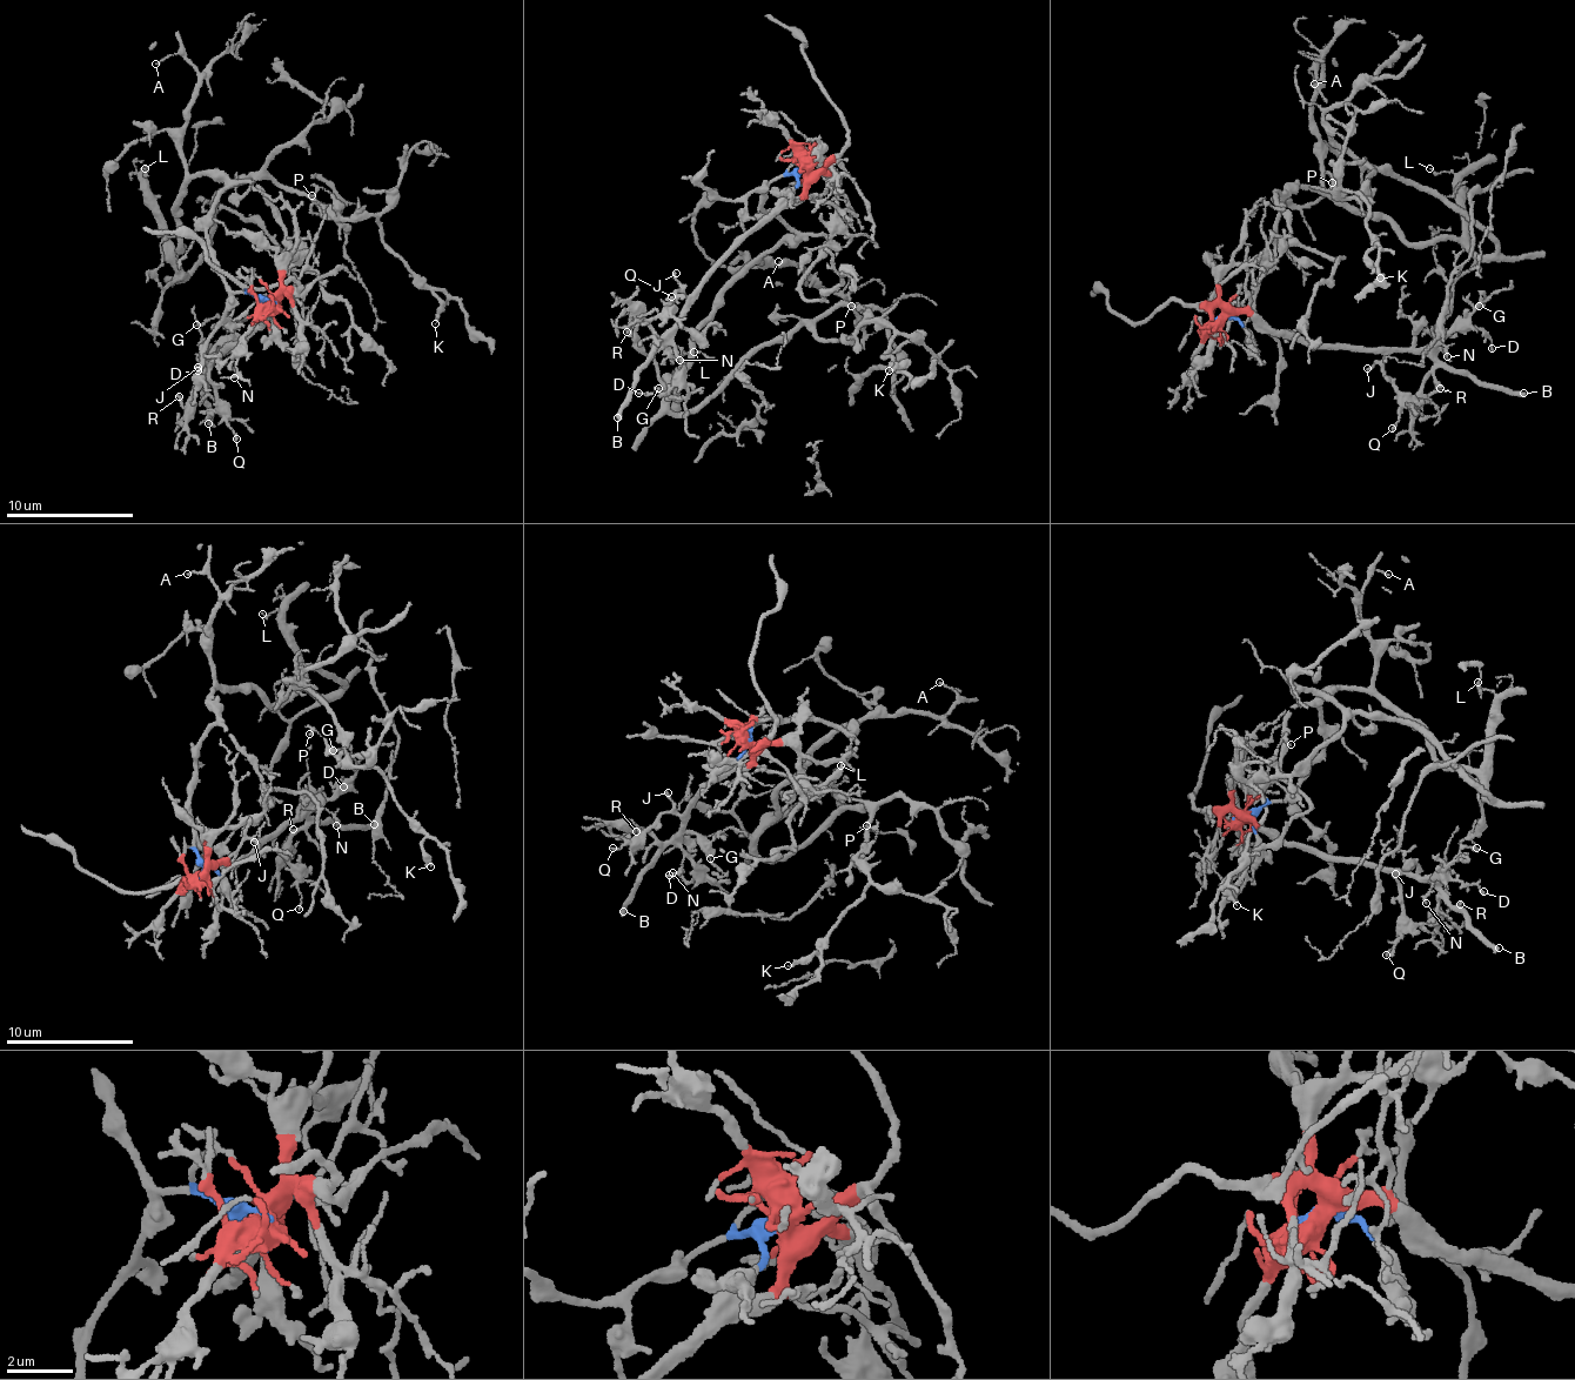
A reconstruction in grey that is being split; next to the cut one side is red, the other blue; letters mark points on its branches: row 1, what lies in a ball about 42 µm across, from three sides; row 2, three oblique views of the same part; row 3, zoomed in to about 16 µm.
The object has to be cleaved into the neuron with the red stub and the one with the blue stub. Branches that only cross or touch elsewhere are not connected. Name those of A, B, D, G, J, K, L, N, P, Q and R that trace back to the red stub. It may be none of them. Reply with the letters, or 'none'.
B, D, G, J, N, Q, R

